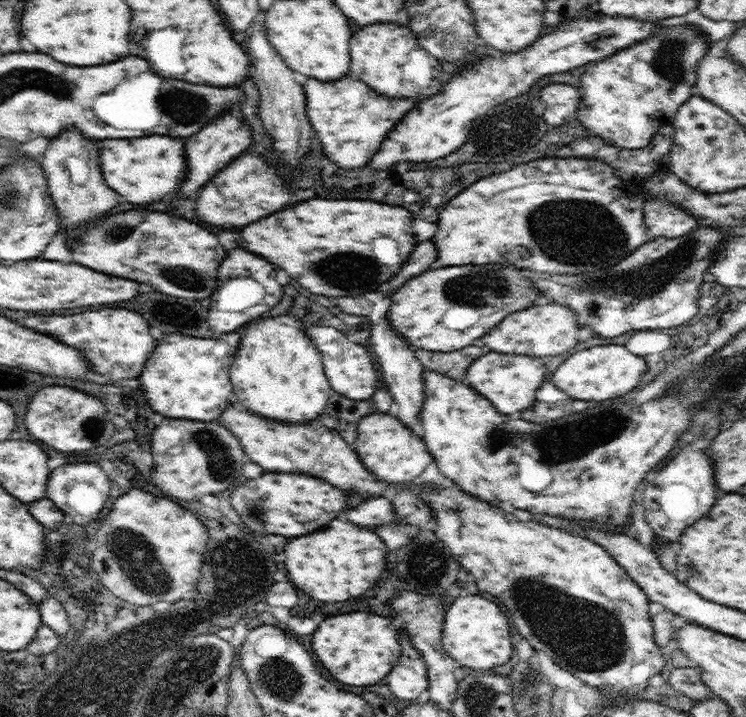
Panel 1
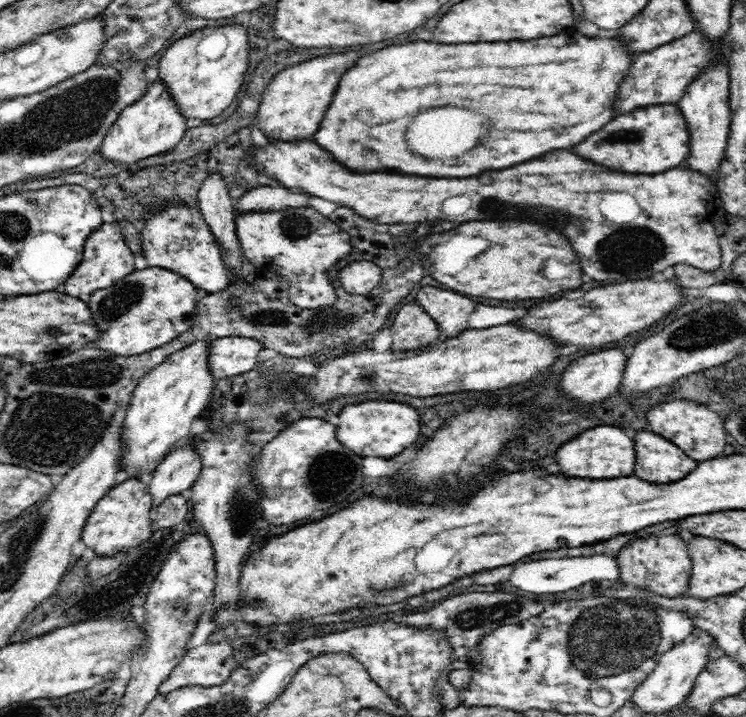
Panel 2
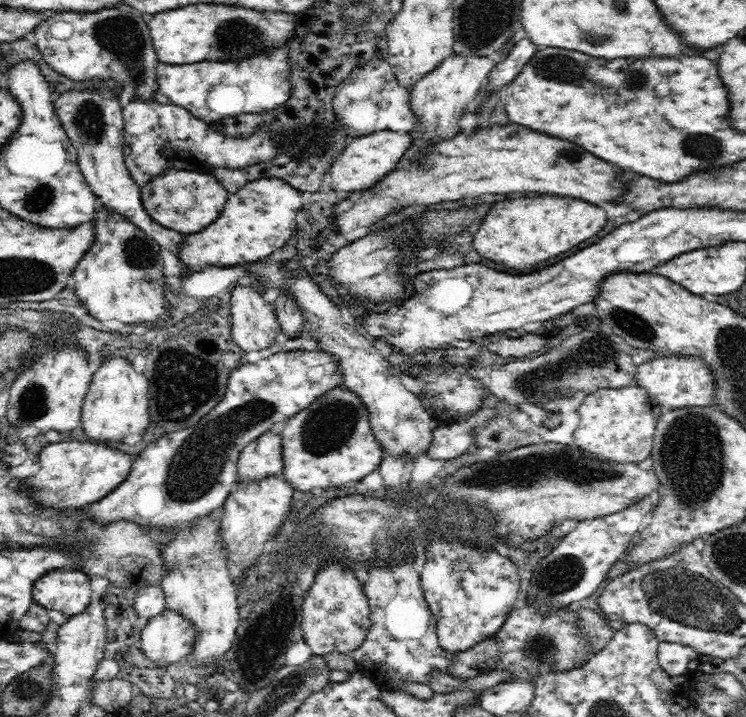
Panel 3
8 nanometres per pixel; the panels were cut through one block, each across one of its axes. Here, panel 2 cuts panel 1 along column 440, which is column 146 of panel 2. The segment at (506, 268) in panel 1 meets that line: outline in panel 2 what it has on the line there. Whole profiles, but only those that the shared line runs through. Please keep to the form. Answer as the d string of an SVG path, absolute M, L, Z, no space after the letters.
M159 266L135 269L106 290L96 290L88 302L100 328L92 346L111 354L136 355L162 346L193 325L196 311L196 285L180 273Z

